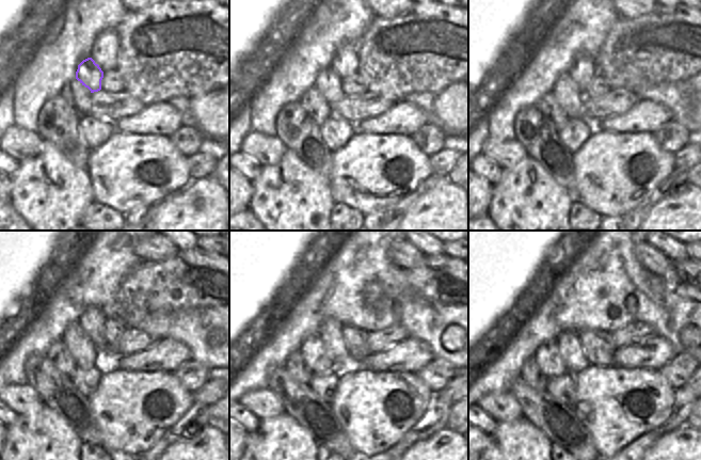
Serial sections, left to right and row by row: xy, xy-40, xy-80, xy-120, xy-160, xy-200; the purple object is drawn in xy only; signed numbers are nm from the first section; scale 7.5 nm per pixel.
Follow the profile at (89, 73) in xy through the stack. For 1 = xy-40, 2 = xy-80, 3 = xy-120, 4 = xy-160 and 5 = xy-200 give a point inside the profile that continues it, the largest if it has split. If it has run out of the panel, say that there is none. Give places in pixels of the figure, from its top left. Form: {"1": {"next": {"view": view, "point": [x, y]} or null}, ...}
{"1": {"next": {"view": "xy-40", "point": [328, 82]}}, "2": {"next": {"view": "xy-80", "point": [566, 91]}}, "3": {"next": {"view": "xy-120", "point": [81, 349]}}, "4": {"next": {"view": "xy-160", "point": [313, 352]}}, "5": {"next": {"view": "xy-200", "point": [547, 357]}}}

